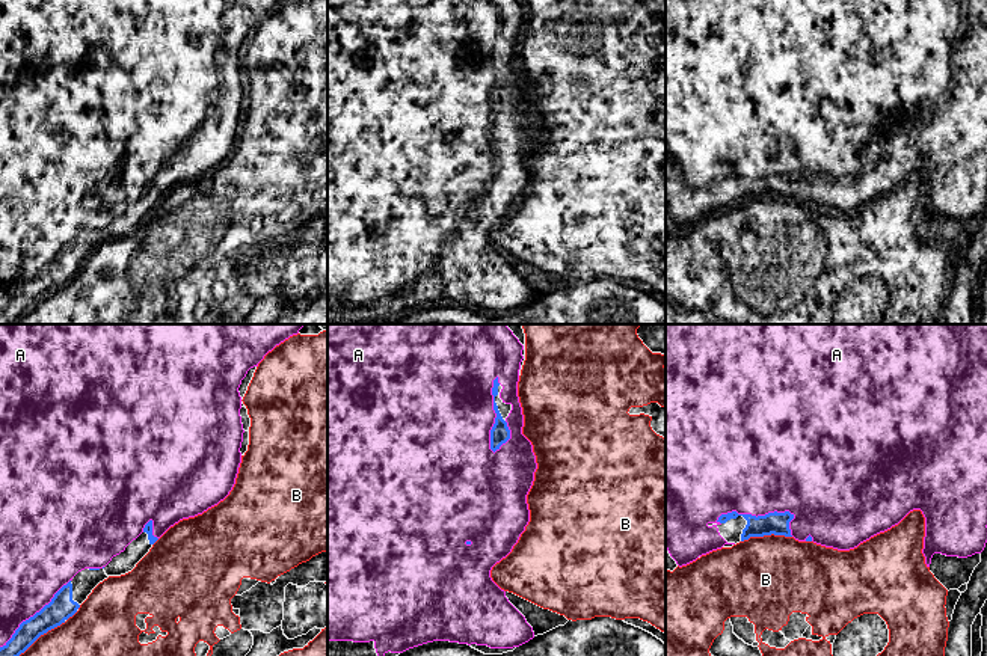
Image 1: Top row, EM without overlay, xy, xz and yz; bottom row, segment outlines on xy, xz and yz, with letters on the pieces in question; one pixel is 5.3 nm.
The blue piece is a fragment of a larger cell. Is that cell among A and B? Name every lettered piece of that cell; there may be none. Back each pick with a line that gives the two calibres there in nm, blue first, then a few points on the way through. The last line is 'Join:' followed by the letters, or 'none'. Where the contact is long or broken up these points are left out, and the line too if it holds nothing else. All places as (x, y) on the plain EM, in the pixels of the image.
A: calibres 110 and 460 nm
Join: A

